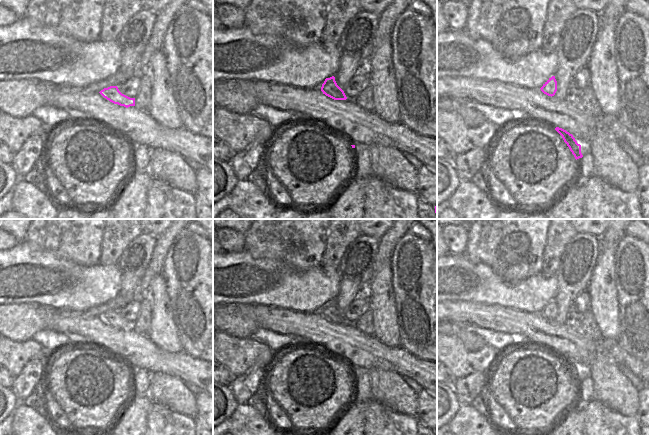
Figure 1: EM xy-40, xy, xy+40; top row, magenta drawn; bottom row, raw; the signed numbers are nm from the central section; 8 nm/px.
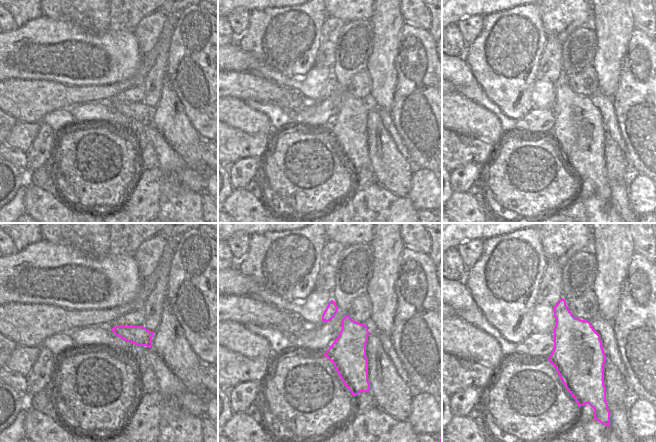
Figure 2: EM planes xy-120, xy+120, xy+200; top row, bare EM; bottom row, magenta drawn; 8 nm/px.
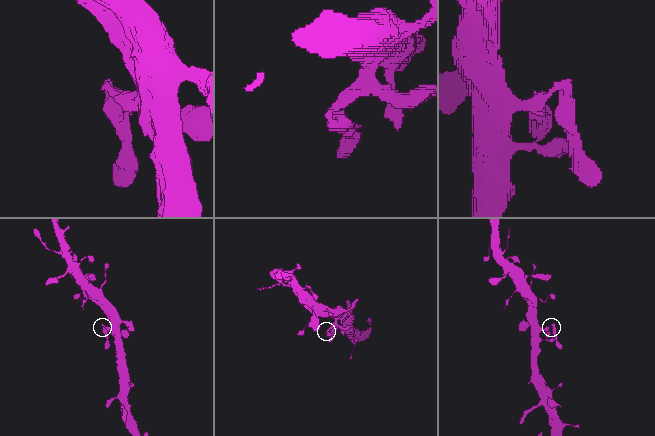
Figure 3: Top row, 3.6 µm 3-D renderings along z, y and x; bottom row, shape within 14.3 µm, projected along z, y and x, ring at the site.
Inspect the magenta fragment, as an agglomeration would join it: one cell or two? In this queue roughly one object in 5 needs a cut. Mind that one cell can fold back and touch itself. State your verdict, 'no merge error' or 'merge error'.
no merge error

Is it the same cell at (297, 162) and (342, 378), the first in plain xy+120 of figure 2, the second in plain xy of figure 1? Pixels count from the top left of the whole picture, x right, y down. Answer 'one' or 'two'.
one

